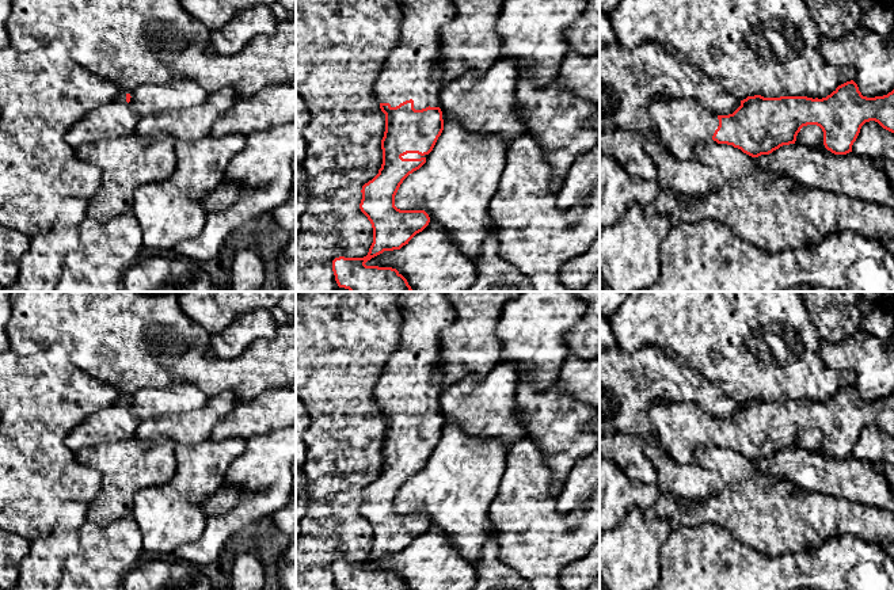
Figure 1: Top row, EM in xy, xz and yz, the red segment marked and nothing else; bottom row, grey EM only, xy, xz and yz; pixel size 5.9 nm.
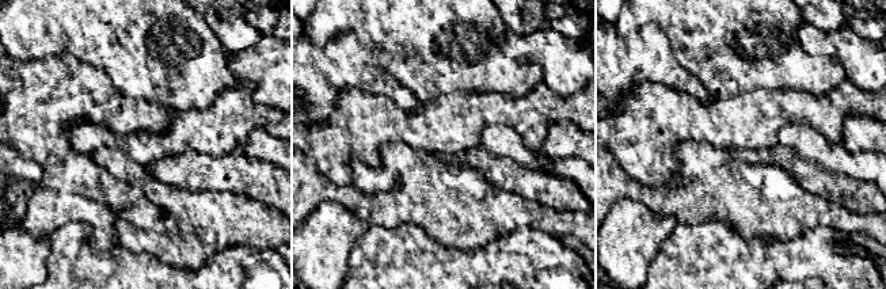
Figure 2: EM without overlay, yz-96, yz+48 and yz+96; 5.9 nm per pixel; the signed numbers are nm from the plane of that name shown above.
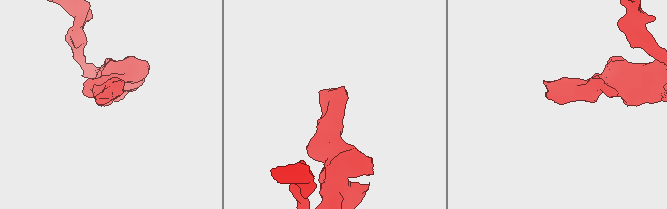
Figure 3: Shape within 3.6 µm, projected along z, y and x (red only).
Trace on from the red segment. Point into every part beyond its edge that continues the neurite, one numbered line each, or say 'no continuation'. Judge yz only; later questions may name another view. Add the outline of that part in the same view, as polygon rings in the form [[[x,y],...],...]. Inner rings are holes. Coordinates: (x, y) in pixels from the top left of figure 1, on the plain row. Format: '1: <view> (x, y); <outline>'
1: yz (680, 429); [[[657,401],[648,419],[654,435],[600,433],[600,457],[609,458],[631,479],[644,484],[657,483],[657,471],[646,456],[646,448],[659,445],[680,464],[695,463],[700,446],[712,442],[719,430],[715,416],[700,410],[695,403]]]

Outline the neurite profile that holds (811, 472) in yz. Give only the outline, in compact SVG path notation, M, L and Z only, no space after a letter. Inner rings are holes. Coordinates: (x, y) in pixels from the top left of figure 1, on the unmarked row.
M799 448L756 461L758 471L787 479L809 492L852 500L894 513L894 490L871 461L828 458Z

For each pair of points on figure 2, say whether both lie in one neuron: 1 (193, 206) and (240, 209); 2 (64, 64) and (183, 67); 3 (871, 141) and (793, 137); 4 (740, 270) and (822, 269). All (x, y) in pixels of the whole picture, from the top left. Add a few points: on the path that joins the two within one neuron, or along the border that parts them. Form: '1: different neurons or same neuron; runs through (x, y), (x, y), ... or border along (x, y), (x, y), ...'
1: same neuron; runs through (205, 209), (228, 209)
2: different neurons; border along (59, 56), (71, 53), (99, 67), (114, 84)
3: different neurons; border along (841, 143), (850, 152), (871, 152)
4: same neuron; runs through (760, 266), (802, 266)

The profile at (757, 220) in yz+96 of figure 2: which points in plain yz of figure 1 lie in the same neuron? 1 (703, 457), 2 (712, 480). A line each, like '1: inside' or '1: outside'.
1: inside
2: outside

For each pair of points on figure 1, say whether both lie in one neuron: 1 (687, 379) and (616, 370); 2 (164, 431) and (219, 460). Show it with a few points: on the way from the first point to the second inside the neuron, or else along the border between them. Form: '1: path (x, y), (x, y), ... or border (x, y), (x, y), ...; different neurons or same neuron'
1: path (669, 379), (634, 377); same neuron
2: border (209, 437), (197, 444), (175, 444); different neurons

